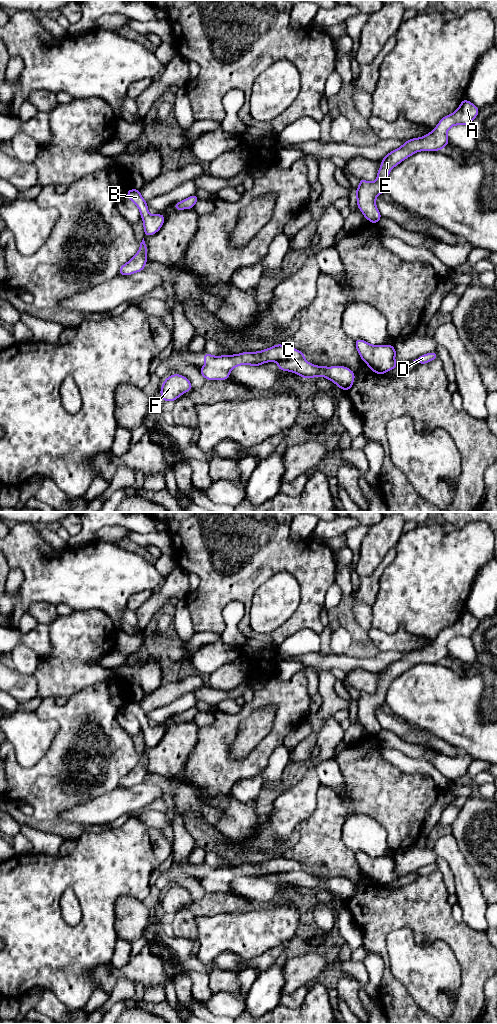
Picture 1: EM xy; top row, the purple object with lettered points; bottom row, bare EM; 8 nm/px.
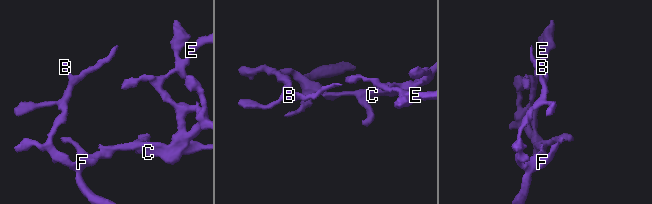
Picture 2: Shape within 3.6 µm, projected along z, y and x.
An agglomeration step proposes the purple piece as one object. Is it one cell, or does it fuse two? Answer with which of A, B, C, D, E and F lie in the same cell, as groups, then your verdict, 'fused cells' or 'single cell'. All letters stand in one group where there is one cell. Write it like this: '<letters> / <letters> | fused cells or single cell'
A B D E F / C | fused cells

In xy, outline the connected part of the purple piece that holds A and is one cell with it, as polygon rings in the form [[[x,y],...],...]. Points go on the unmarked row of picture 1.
[[[464,610],[458,621],[444,628],[430,645],[405,653],[401,659],[388,665],[381,672],[381,678],[374,694],[360,690],[355,706],[357,718],[364,729],[373,736],[382,730],[375,713],[379,706],[385,706],[388,687],[395,678],[419,663],[440,663],[449,656],[448,642],[455,637],[470,637],[478,625],[478,619]]]

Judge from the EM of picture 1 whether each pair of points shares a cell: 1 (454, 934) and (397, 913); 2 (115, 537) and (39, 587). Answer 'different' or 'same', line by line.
1: same
2: different

